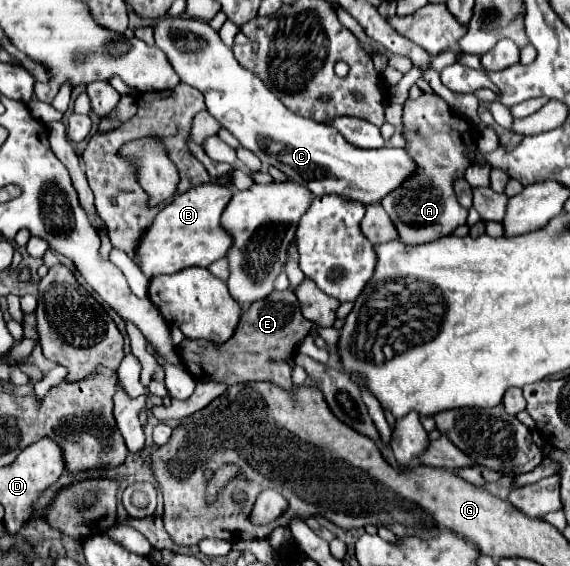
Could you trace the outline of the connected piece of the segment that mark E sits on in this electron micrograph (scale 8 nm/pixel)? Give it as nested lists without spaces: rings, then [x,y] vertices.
[[[273,291],[269,297],[251,303],[239,321],[235,335],[225,345],[213,345],[211,341],[185,339],[177,351],[195,377],[195,381],[221,381],[225,385],[245,381],[271,381],[285,389],[291,389],[291,369],[285,359],[293,355],[295,343],[311,331],[313,323],[301,315],[297,297],[293,291]]]

